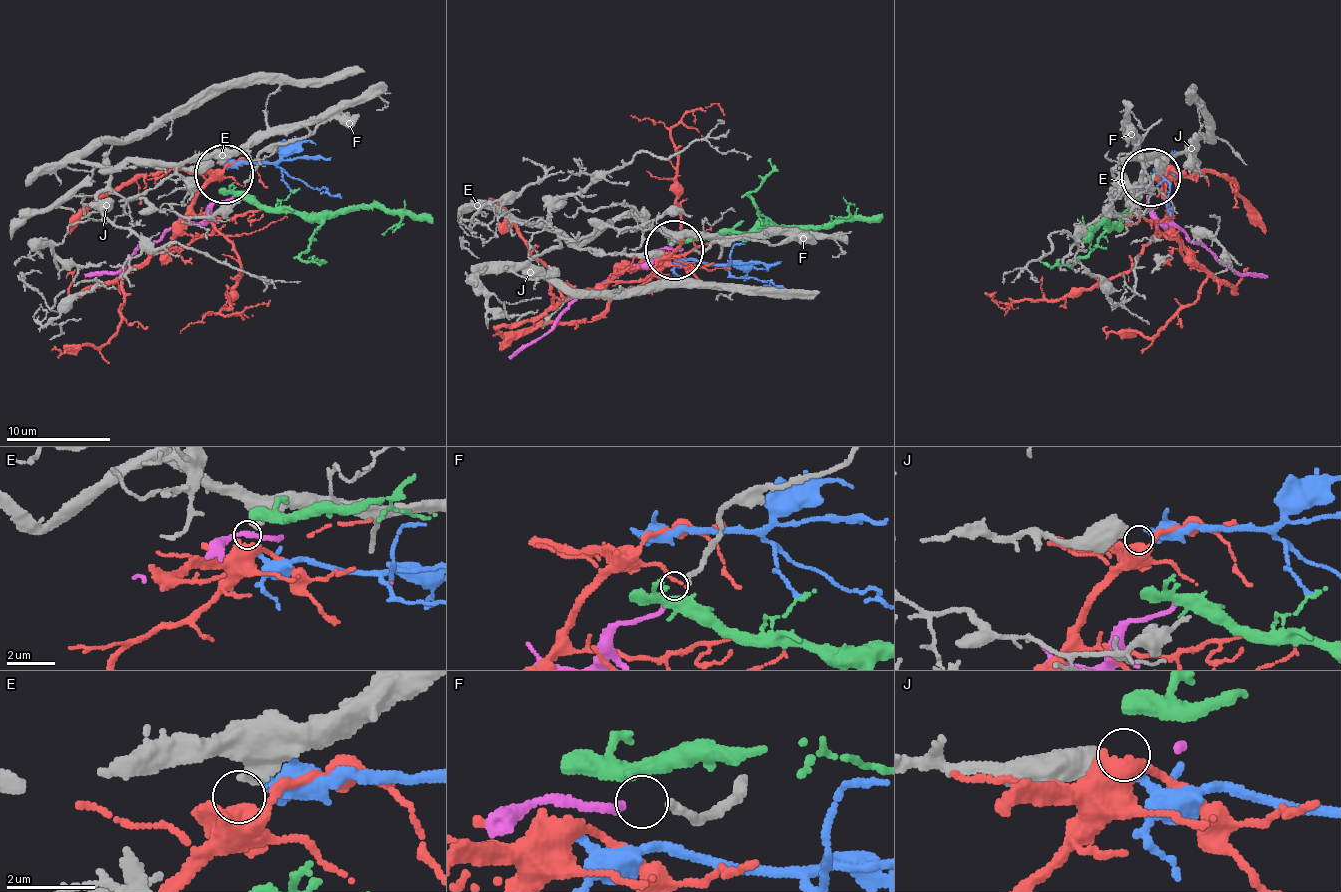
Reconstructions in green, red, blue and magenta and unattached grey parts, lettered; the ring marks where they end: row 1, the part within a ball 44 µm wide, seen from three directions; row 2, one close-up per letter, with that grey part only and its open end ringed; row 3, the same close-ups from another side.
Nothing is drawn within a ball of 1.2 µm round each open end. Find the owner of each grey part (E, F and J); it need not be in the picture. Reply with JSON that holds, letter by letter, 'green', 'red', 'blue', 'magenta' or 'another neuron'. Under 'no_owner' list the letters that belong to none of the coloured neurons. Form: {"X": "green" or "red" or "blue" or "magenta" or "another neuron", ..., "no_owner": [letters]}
{"E": "red", "F": "magenta", "J": "blue", "no_owner": []}

